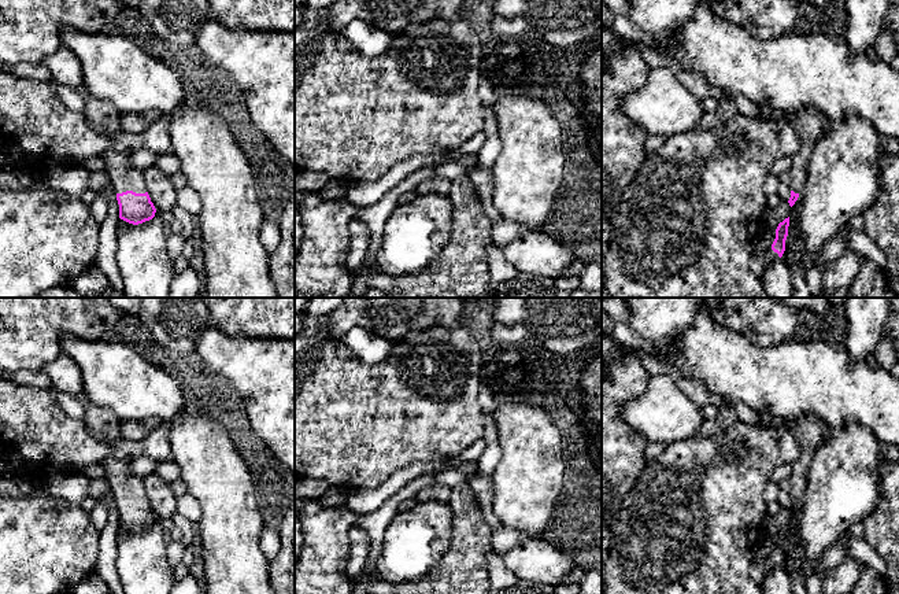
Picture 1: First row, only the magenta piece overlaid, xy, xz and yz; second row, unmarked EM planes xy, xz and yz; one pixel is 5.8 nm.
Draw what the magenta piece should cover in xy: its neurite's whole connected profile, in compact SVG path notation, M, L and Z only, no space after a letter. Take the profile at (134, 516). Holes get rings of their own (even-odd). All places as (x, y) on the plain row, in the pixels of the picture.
M108 454L101 465L106 471L106 480L116 501L119 525L138 532L155 524L156 516L145 495L143 479L133 475L132 460Z

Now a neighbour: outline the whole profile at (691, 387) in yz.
M636 350L641 365L645 368L650 377L656 375L670 376L676 385L700 409L713 405L715 407L722 407L726 403L726 399L722 396L710 392L700 381L693 377L682 375L676 366L667 364L658 358L654 354Z

